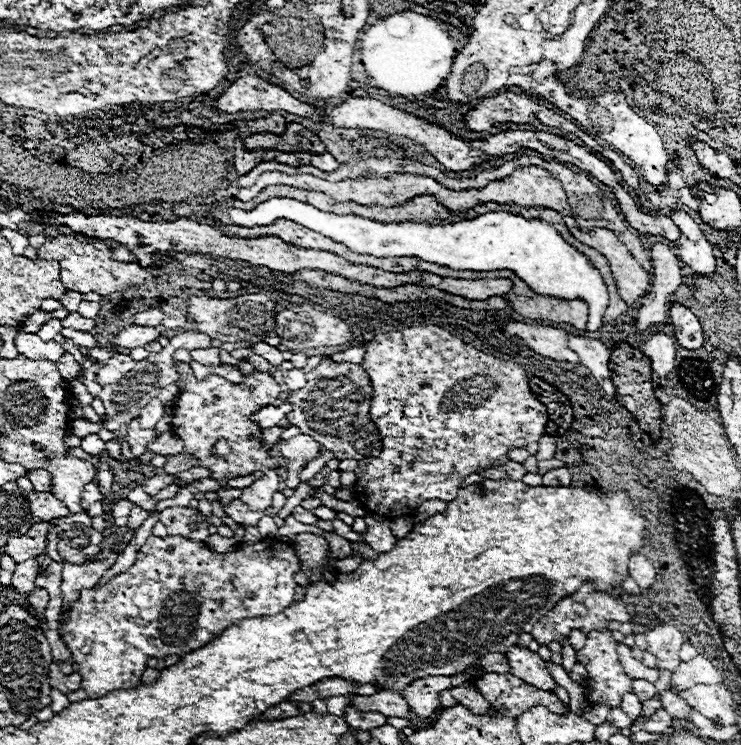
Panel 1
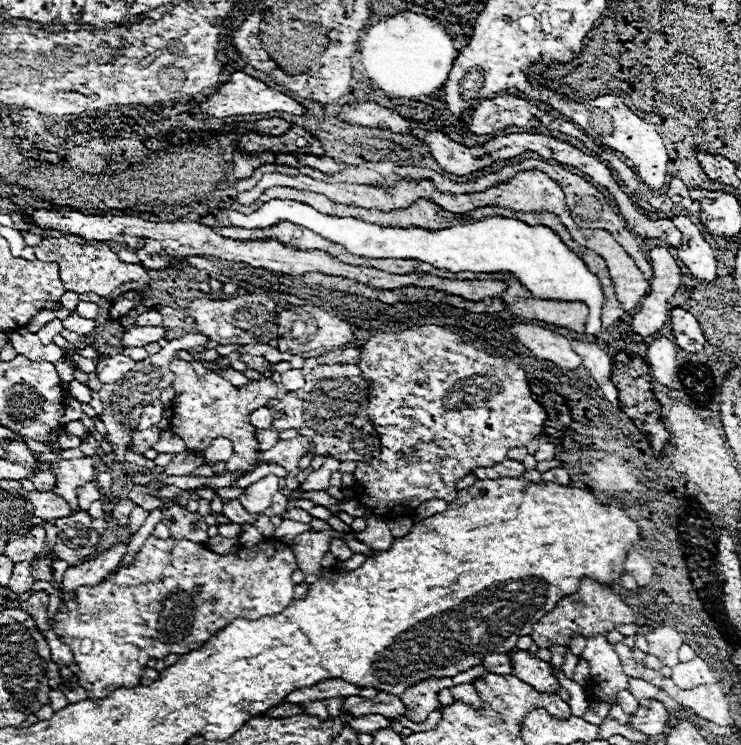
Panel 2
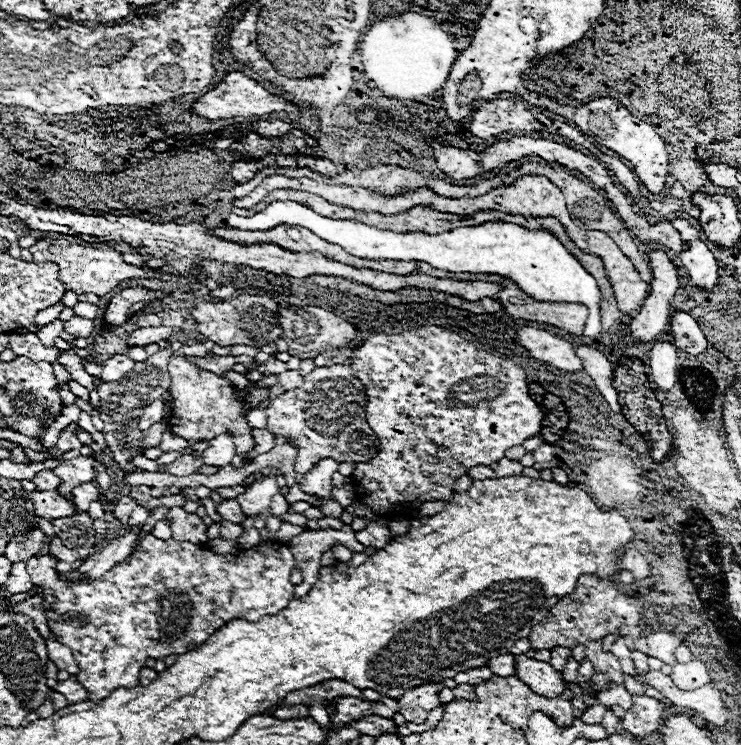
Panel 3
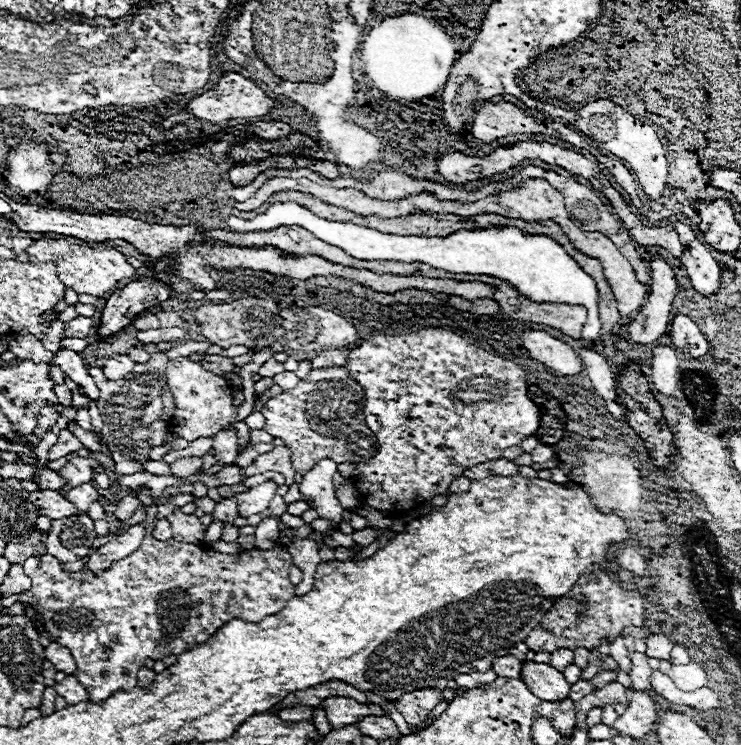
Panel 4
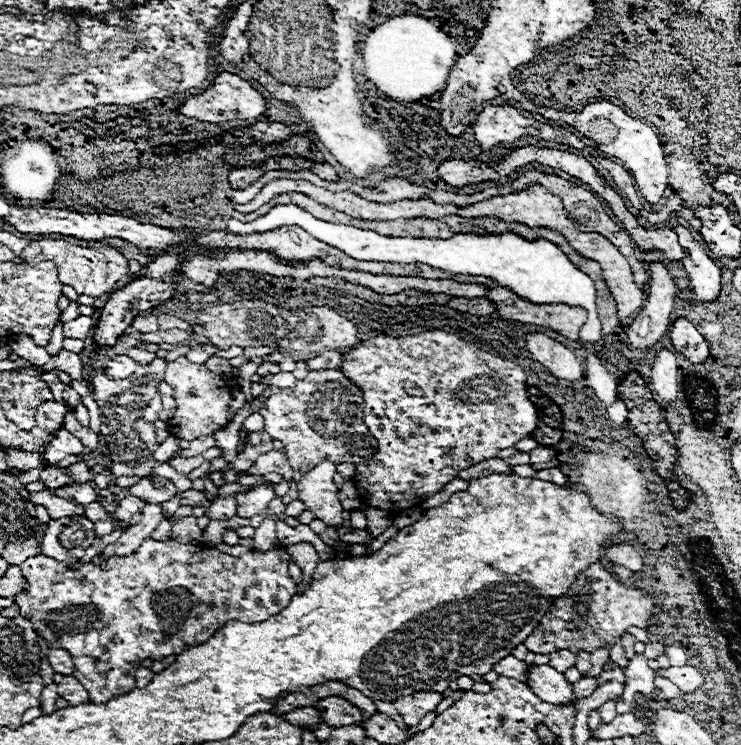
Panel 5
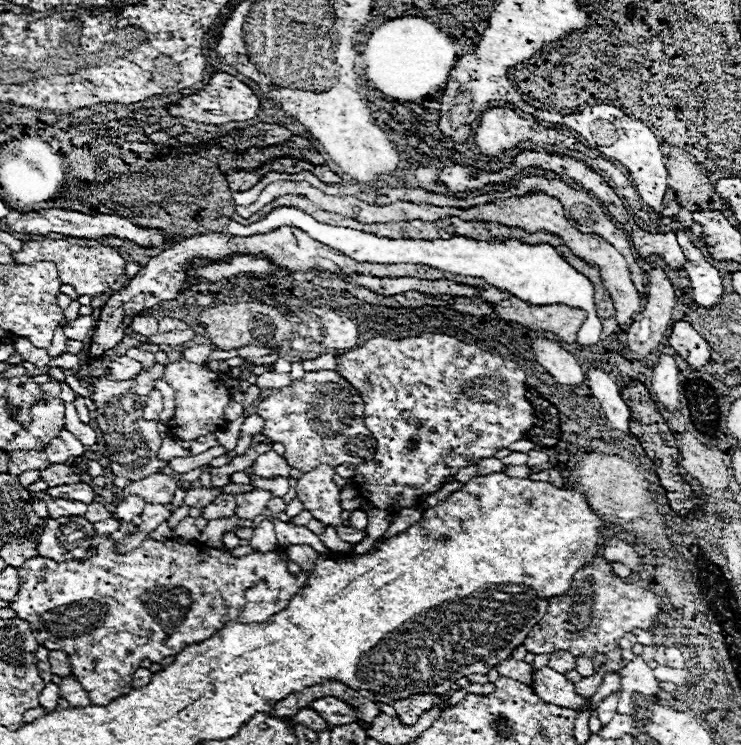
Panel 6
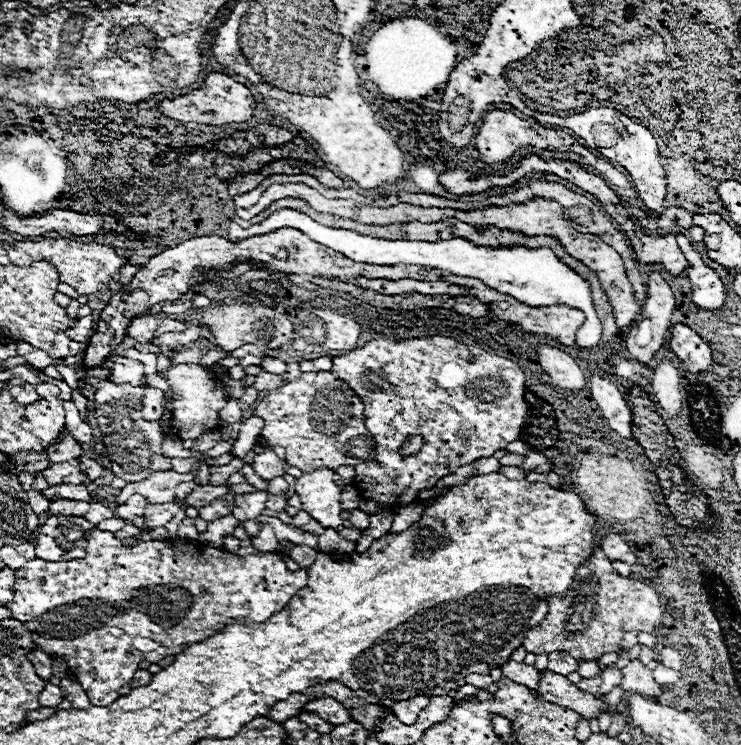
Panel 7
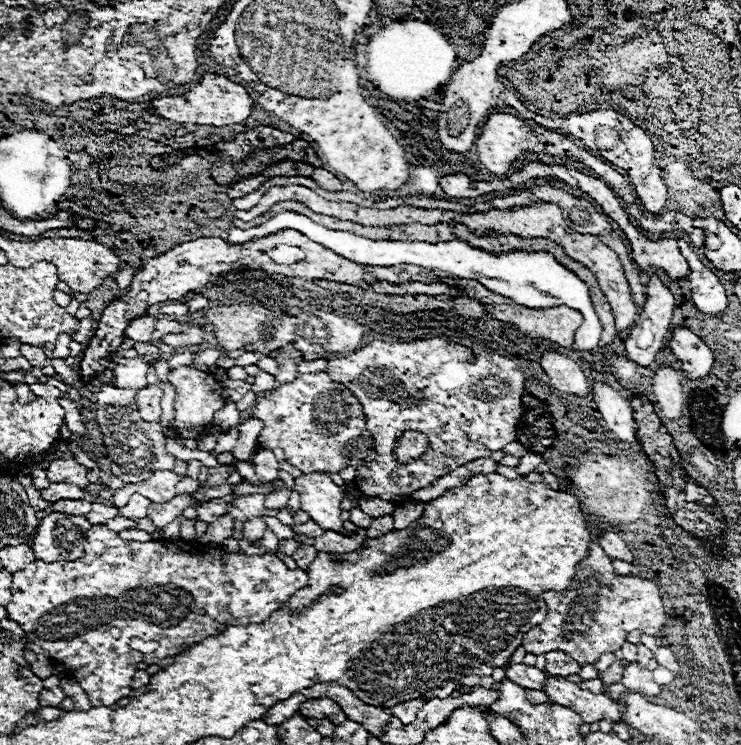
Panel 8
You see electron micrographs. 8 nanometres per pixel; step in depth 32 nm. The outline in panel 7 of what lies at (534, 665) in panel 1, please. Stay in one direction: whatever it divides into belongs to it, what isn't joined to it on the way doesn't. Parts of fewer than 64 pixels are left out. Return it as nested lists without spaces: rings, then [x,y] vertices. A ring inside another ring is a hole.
[[[548,668],[540,672],[540,682],[538,682],[538,694],[552,704],[572,708],[578,714],[590,718],[598,718],[598,712],[604,704],[604,698],[596,700],[592,694],[584,694],[572,684],[566,676],[560,676],[556,672],[550,672]]]

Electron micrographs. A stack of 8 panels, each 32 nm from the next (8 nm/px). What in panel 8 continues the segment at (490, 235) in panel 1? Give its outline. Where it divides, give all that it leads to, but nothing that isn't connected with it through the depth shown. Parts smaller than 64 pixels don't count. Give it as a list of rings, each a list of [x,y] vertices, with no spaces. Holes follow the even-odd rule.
[[[284,210],[276,216],[272,216],[268,222],[254,226],[250,230],[240,230],[236,226],[230,228],[230,240],[232,244],[244,244],[244,240],[252,240],[256,236],[268,236],[268,232],[278,232],[280,228],[296,228],[298,232],[304,232],[310,240],[316,240],[318,244],[324,244],[326,248],[332,248],[336,254],[356,262],[356,264],[368,264],[368,266],[398,266],[398,264],[416,264],[424,270],[440,270],[448,272],[450,276],[462,276],[468,280],[480,280],[486,288],[492,288],[492,292],[500,292],[502,296],[508,296],[516,300],[518,304],[524,304],[528,308],[552,308],[552,306],[568,306],[578,312],[582,312],[584,322],[580,326],[580,332],[574,334],[574,350],[594,350],[600,342],[602,324],[596,316],[588,284],[580,280],[572,270],[558,264],[556,258],[546,252],[486,252],[482,248],[474,248],[466,244],[464,240],[450,240],[450,242],[402,242],[402,240],[370,240],[352,232],[344,230],[330,230],[322,224],[316,224],[304,214],[296,214],[290,210]]]

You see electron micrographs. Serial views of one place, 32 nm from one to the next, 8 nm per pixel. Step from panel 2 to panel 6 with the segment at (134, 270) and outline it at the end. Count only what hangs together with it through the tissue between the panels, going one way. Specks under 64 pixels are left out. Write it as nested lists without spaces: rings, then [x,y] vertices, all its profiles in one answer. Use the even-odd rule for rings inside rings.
[[[44,238],[40,242],[30,240],[22,246],[18,254],[14,254],[14,260],[16,264],[34,264],[34,262],[50,260],[58,266],[62,284],[68,284],[78,294],[86,294],[86,296],[98,296],[110,290],[110,284],[114,284],[120,276],[124,276],[124,268],[126,268],[126,260],[114,248],[108,248],[98,242],[94,242],[94,246],[82,246],[74,238],[60,238],[60,240]]]

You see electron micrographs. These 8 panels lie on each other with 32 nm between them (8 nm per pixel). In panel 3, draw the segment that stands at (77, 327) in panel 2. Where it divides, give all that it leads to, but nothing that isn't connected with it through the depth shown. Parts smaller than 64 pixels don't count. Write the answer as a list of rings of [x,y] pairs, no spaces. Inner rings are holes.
[[[72,316],[70,320],[64,322],[64,330],[78,338],[88,338],[94,332],[94,320],[82,318],[82,316]]]

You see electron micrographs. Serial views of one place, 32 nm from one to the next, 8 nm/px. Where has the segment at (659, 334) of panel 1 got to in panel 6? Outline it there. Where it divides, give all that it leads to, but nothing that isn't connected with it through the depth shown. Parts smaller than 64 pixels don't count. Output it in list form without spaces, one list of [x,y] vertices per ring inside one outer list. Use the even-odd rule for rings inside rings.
[[[660,354],[652,368],[652,392],[666,410],[678,408],[678,372],[676,360],[670,354]]]

